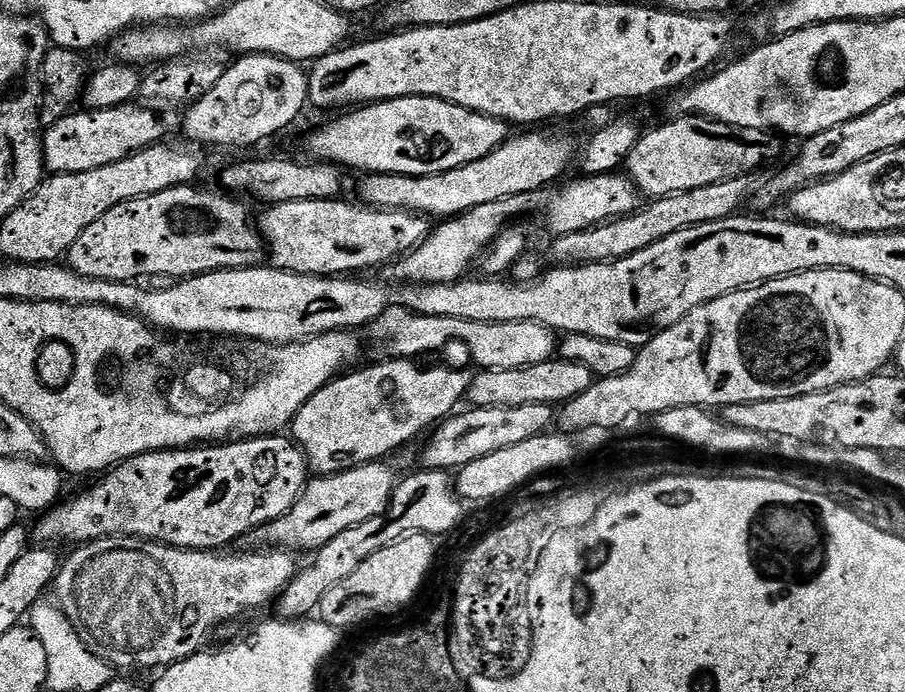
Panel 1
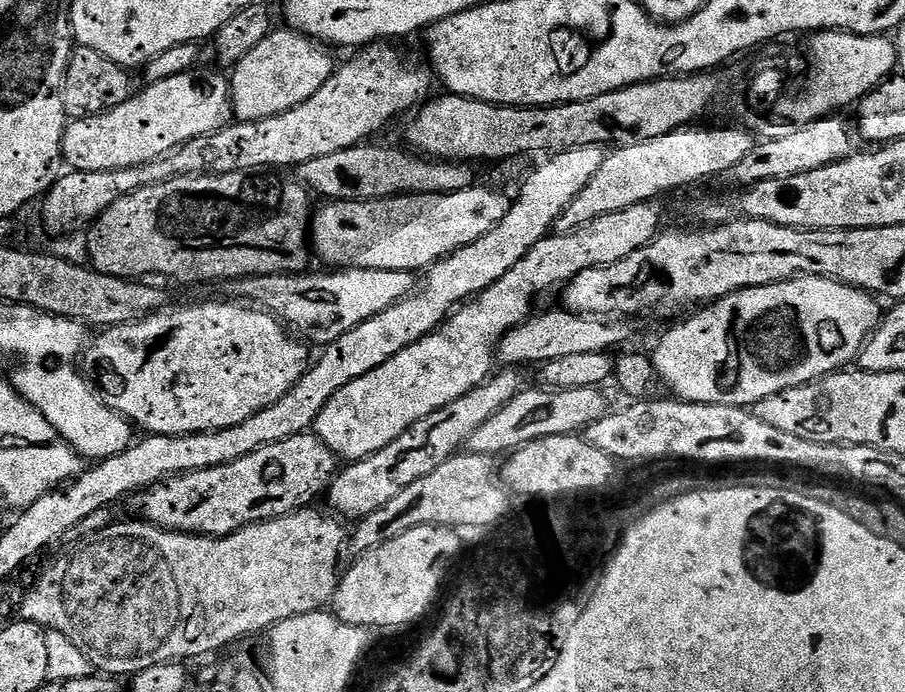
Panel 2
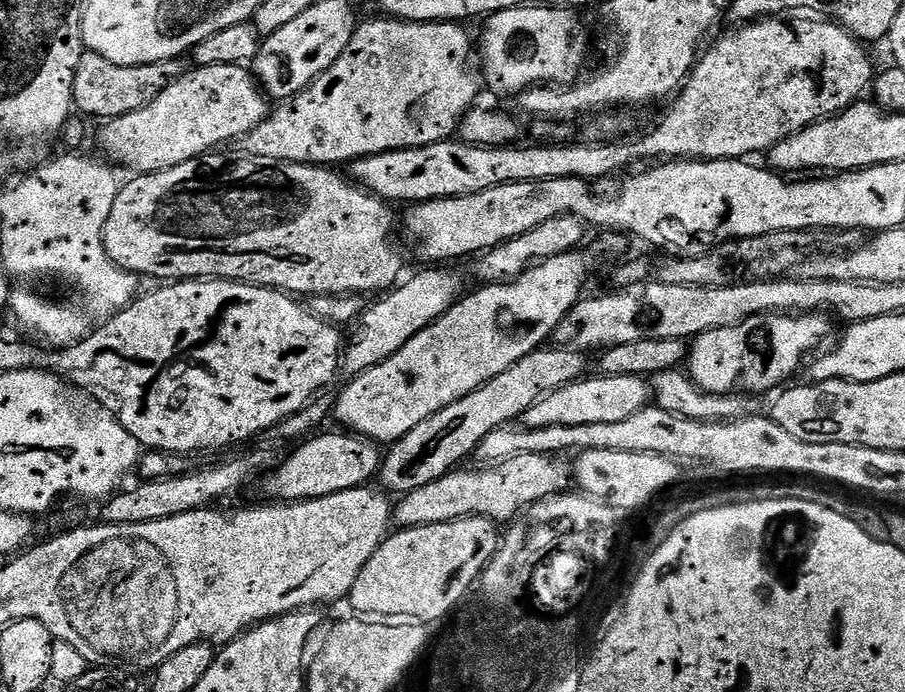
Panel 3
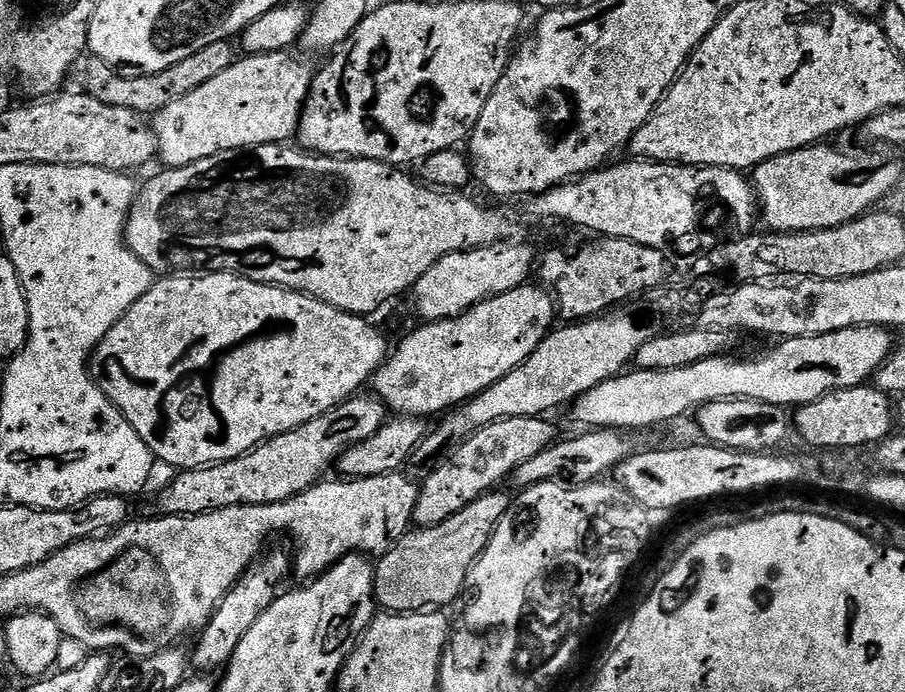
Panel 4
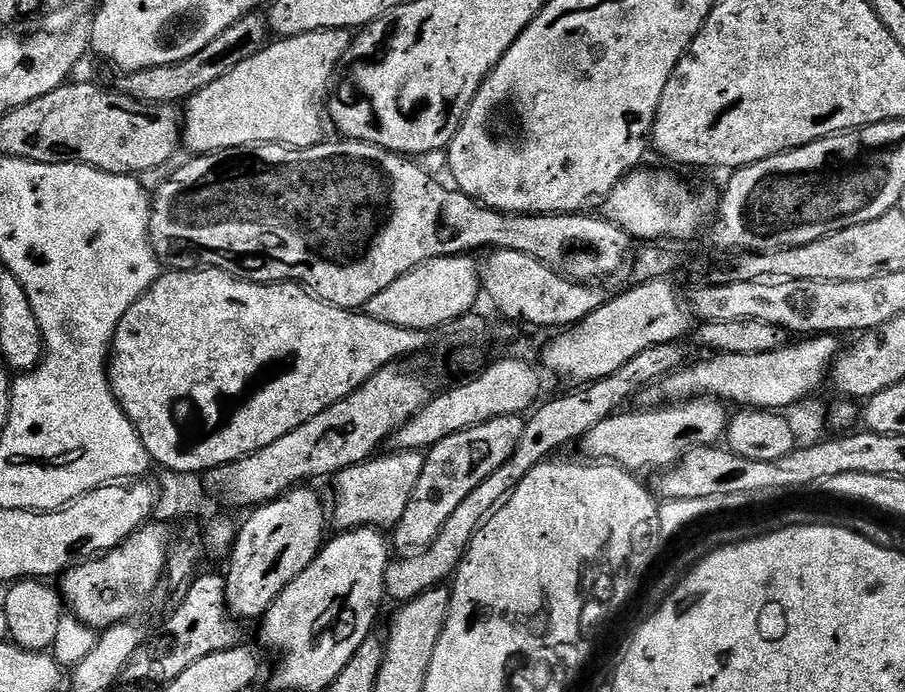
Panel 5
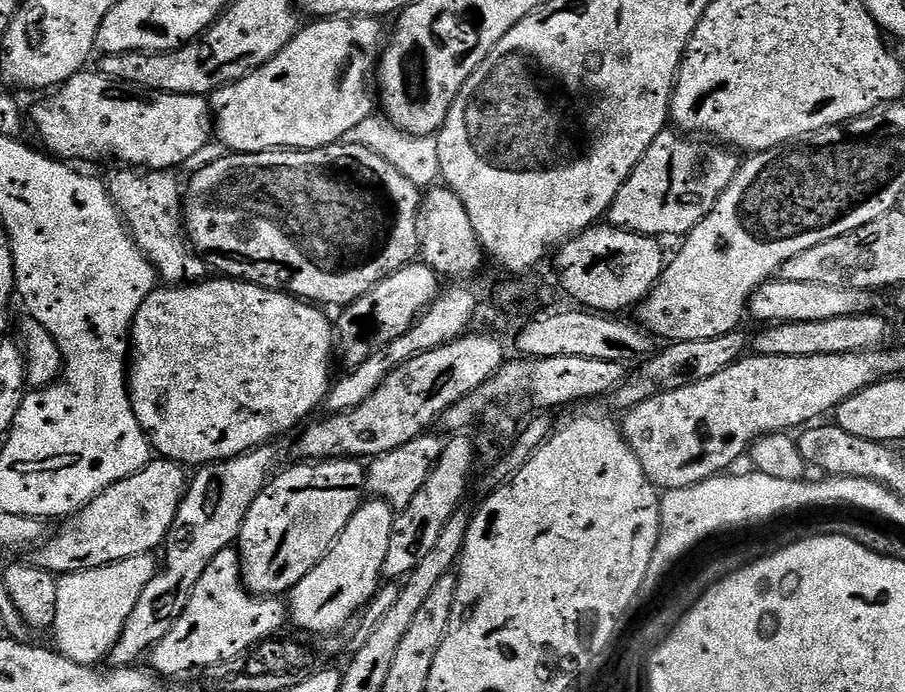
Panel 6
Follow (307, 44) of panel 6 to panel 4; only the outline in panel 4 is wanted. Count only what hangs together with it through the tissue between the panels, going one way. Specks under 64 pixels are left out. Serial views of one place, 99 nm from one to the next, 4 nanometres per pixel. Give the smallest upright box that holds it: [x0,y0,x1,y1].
[151,51,314,168]

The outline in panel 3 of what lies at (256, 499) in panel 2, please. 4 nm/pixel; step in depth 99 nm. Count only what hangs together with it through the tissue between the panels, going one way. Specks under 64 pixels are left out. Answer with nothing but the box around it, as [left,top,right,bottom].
[264,432,381,502]

